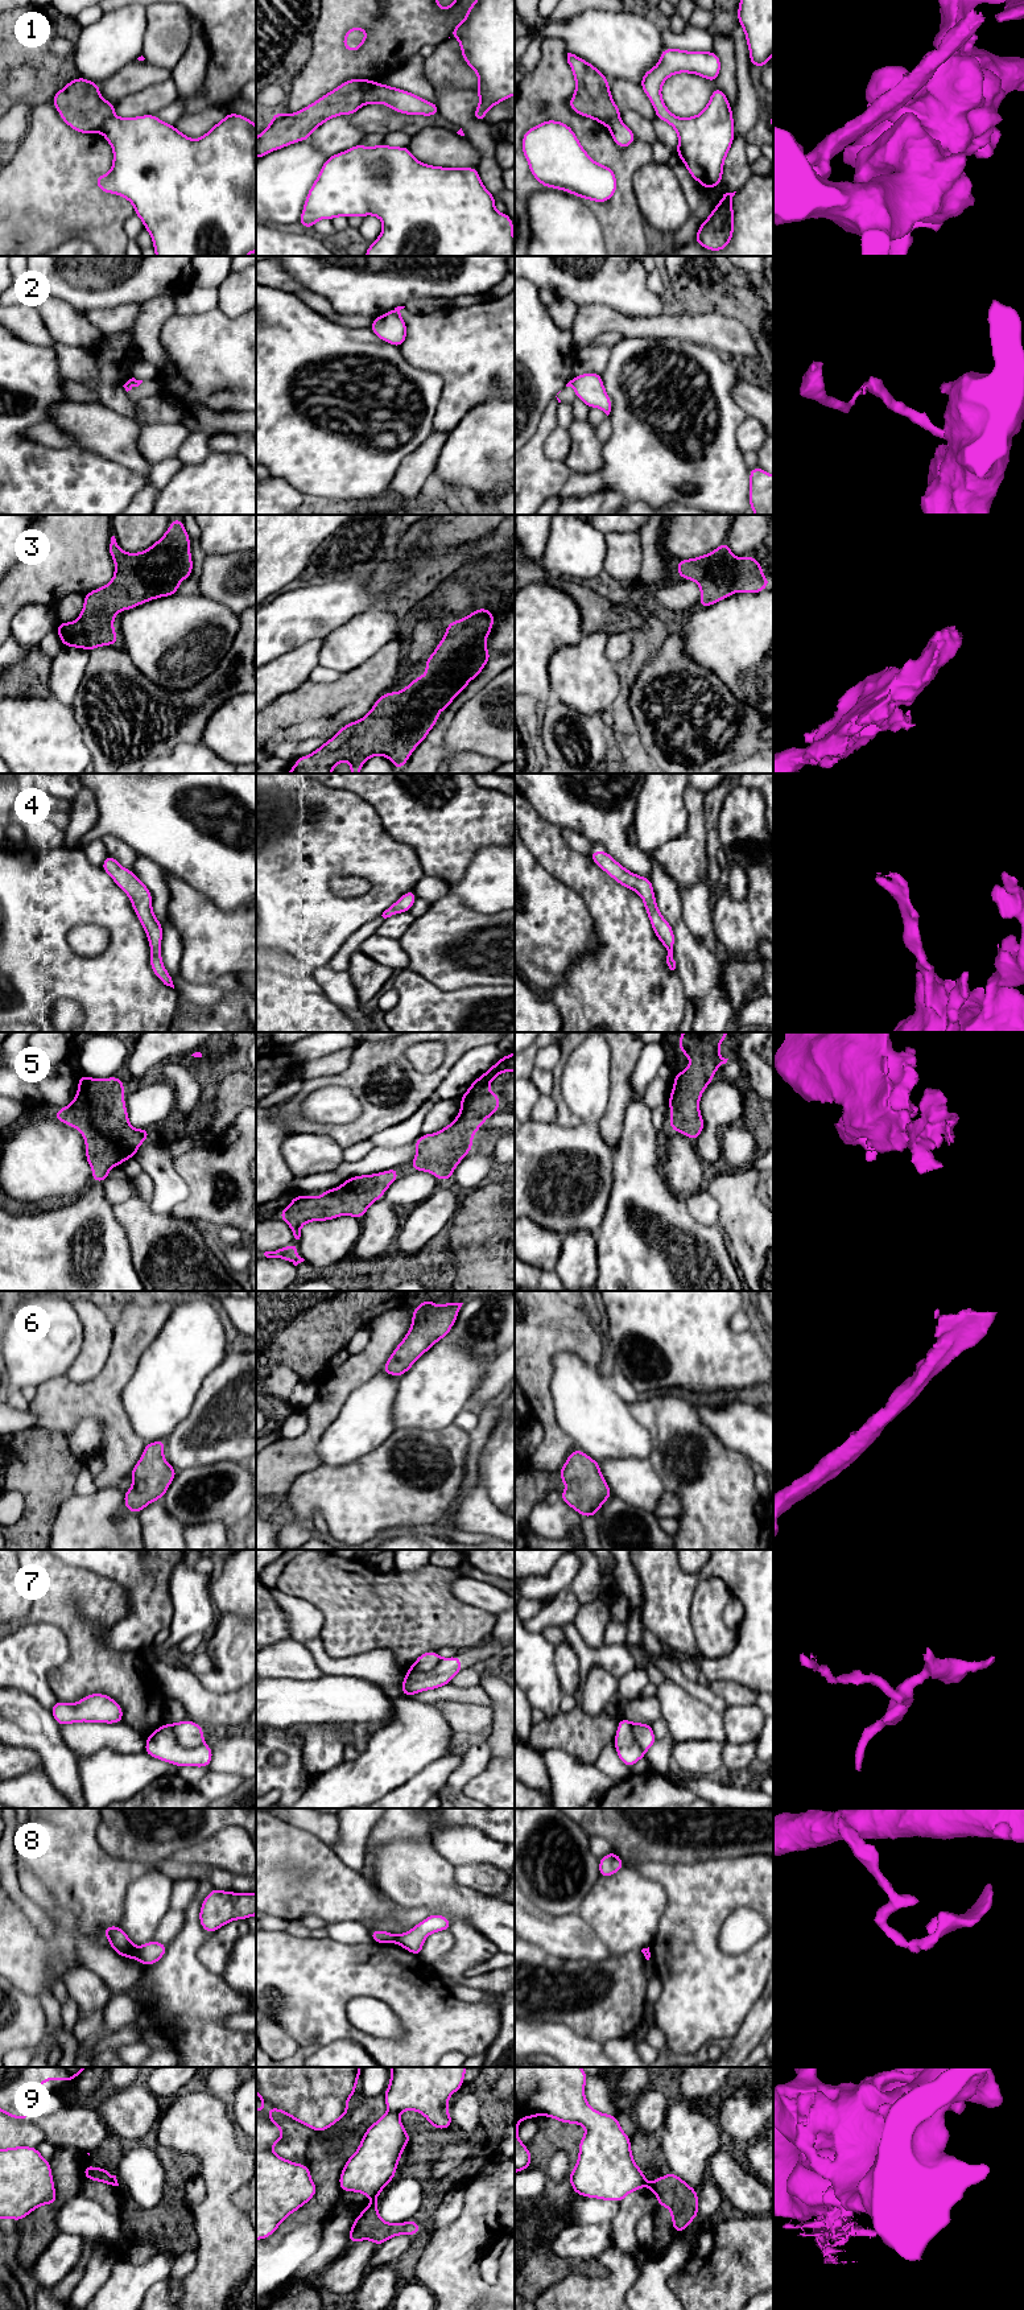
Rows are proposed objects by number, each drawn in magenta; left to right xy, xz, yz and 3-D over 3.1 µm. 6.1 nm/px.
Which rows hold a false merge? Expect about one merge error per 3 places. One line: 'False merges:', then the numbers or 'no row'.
False merges: 1, 2, 7, 8, 9

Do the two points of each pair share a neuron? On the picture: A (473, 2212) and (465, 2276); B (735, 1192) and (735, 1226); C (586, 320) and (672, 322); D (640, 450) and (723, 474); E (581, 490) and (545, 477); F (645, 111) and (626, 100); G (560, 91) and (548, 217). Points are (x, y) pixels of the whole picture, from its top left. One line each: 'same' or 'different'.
A: same
B: same
C: same
D: same
E: different
F: same
G: different

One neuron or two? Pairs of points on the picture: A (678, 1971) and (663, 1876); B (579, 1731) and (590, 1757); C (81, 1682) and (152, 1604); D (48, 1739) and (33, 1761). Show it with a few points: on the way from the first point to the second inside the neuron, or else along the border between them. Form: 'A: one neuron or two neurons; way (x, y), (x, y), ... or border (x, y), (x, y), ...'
A: one neuron; way (678, 1947), (678, 1900)
B: one neuron; way (583, 1737), (587, 1750)
C: two neurons; border (95, 1632), (95, 1636), (108, 1648), (141, 1651)
D: two neurons; border (13, 1745), (32, 1748), (38, 1754), (42, 1765)

